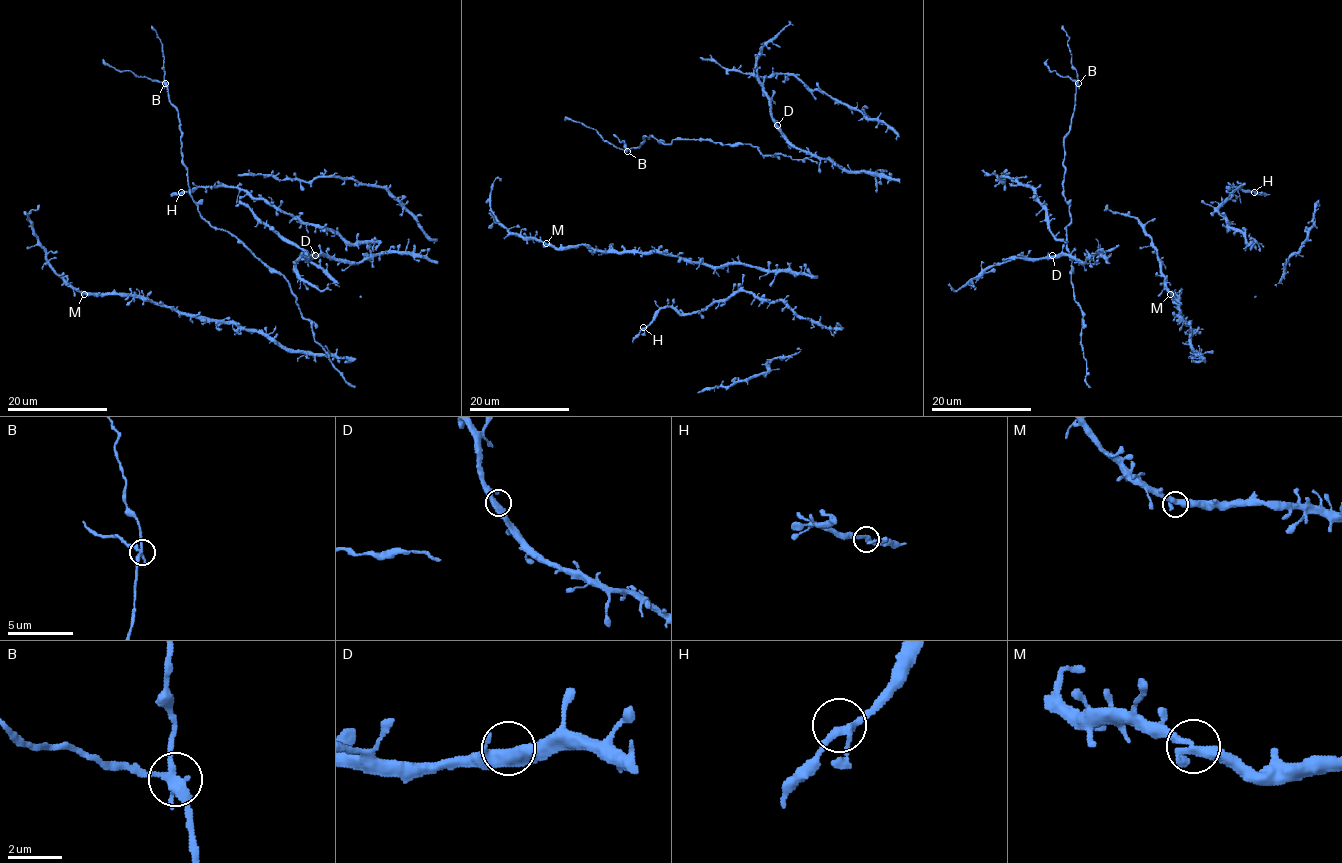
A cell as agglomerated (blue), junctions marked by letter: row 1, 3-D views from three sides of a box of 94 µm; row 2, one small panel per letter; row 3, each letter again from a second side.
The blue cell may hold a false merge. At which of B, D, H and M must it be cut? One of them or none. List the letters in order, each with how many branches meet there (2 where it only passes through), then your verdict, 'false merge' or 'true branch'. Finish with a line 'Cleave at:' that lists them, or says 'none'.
B: 3 | false merge
D: 3 | true branch
H: 3 | true branch
M: 3 | true branch
Cleave at: B

